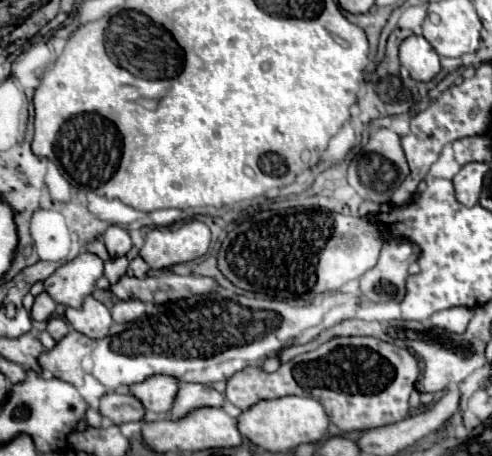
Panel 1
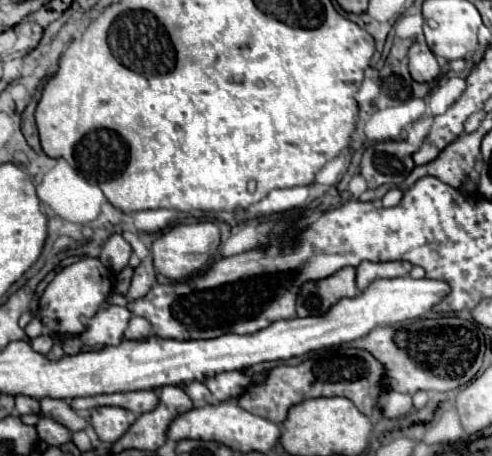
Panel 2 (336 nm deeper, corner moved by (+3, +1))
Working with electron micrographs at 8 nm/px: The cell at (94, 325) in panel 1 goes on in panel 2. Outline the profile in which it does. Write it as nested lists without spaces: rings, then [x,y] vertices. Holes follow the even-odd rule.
[[[118,305],[100,307],[98,313],[88,319],[86,329],[80,333],[80,339],[88,347],[118,345],[124,337],[124,329],[130,317],[132,313],[126,307],[118,307]]]

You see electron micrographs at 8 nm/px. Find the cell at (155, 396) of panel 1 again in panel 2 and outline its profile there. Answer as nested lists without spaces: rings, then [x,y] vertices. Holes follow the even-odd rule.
[[[128,391],[128,393],[110,393],[110,395],[94,395],[94,397],[80,397],[72,399],[70,405],[80,411],[80,409],[94,409],[102,405],[114,405],[114,407],[124,407],[136,415],[142,415],[146,411],[152,411],[160,403],[158,395],[154,391]]]

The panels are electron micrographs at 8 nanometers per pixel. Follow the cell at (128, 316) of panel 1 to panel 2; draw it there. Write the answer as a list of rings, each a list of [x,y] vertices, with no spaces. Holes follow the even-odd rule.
[[[134,315],[128,321],[128,327],[124,331],[124,337],[126,339],[146,339],[146,337],[150,337],[150,333],[152,333],[152,325],[144,317]]]

